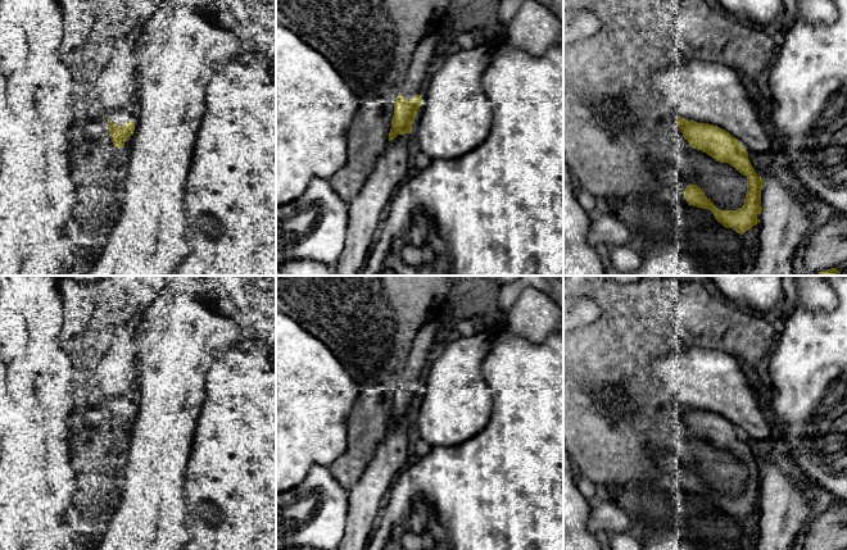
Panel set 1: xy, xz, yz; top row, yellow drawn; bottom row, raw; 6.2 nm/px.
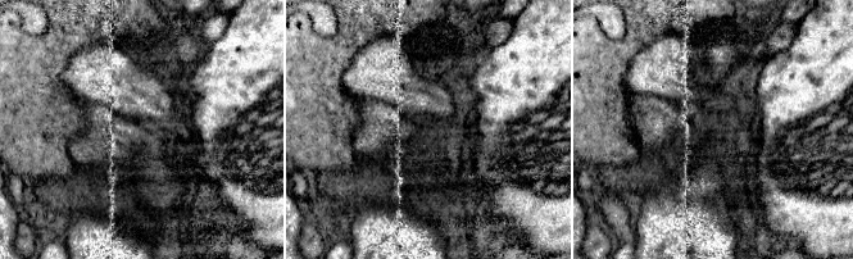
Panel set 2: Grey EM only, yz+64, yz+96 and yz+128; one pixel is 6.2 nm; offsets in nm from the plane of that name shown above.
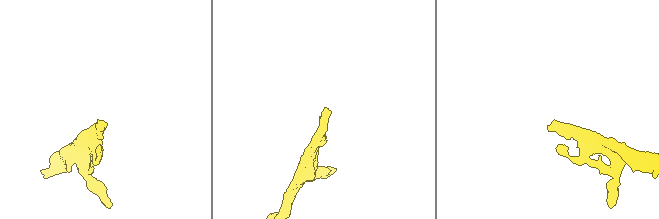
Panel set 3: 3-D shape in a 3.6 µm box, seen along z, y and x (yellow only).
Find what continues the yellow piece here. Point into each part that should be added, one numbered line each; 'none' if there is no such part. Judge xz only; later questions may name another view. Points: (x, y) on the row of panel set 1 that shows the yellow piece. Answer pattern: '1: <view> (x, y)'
1: xz (429, 46)

